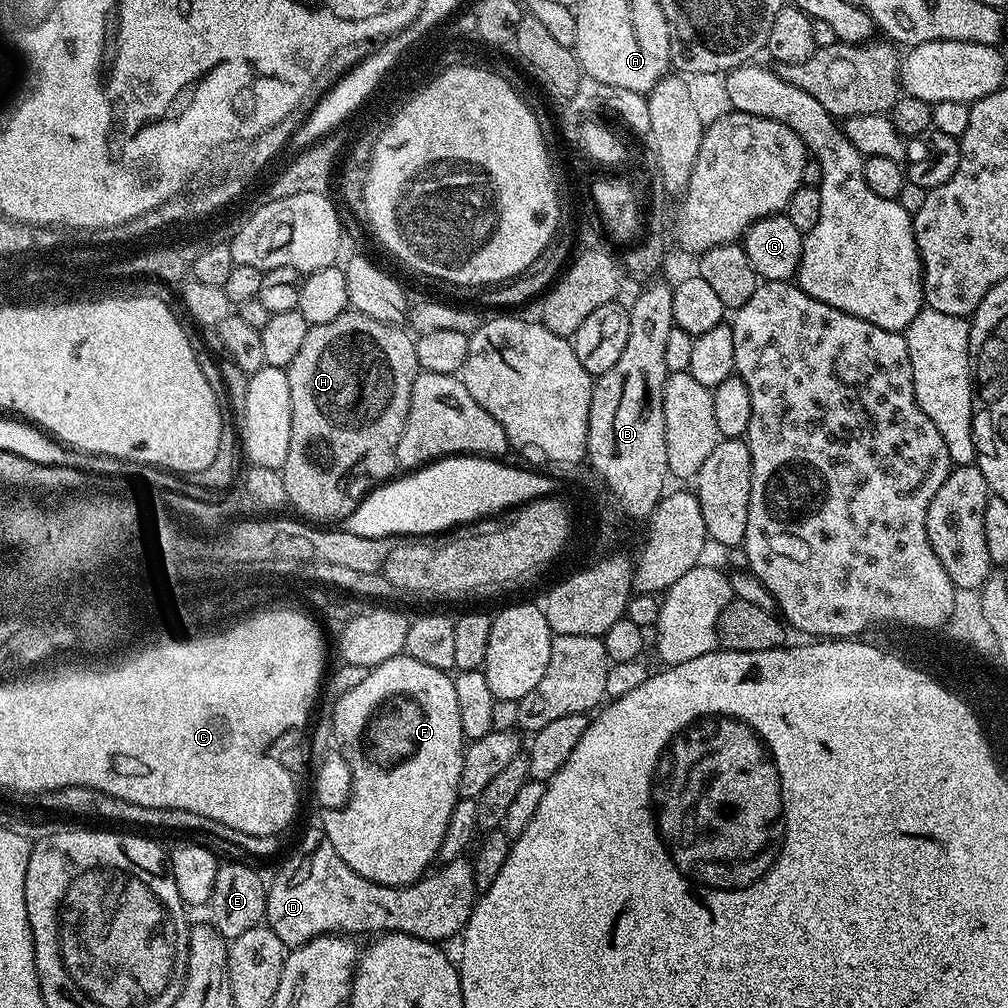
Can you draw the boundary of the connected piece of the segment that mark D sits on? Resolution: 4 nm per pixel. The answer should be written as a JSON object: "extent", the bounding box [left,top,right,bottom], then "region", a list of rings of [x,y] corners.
{"extent":[266,826,478,949],"region":[[[316,826],[297,842],[296,849],[285,858],[284,865],[276,872],[276,877],[270,880],[266,902],[266,924],[274,930],[274,934],[278,934],[278,938],[289,949],[297,948],[298,945],[319,936],[356,934],[352,932],[372,932],[371,934],[401,932],[414,938],[444,942],[440,940],[448,940],[451,936],[459,937],[463,933],[472,913],[472,905],[478,899],[472,863],[471,859],[461,858],[429,871],[415,884],[386,886],[370,878],[362,878],[362,874],[350,870],[350,866],[342,862],[338,850],[334,850],[334,842],[330,842],[323,827]]]}

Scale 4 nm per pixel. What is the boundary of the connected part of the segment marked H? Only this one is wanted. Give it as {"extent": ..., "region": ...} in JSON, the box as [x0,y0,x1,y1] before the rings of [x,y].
{"extent":[282,310,421,522],"region":[[[349,310],[343,312],[338,318],[334,318],[334,322],[311,325],[305,340],[302,342],[302,347],[298,349],[298,354],[294,354],[294,362],[288,364],[286,371],[290,382],[290,410],[292,413],[290,414],[290,450],[286,450],[286,462],[282,469],[282,475],[285,482],[286,501],[289,505],[293,504],[301,512],[301,514],[299,513],[301,517],[311,518],[316,522],[327,521],[324,520],[327,516],[334,515],[343,506],[344,495],[348,492],[344,483],[351,476],[373,476],[376,482],[384,482],[393,475],[393,473],[391,474],[392,471],[397,471],[396,451],[398,450],[398,442],[402,438],[402,430],[406,426],[412,387],[421,371],[416,357],[416,341],[407,331],[404,333],[404,330],[403,327],[395,324],[383,324],[366,314]]]}

